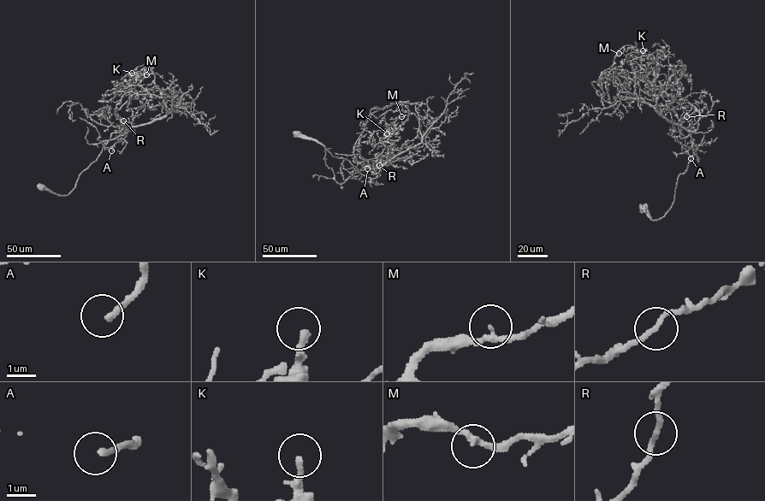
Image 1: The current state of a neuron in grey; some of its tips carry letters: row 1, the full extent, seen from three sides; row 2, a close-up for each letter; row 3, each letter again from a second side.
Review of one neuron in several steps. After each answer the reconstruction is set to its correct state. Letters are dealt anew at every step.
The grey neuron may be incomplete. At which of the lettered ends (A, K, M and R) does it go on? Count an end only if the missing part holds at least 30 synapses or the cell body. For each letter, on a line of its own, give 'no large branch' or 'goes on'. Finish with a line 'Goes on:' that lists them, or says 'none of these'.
A: goes on
K: no large branch
M: no large branch
R: no large branch
Goes on: A

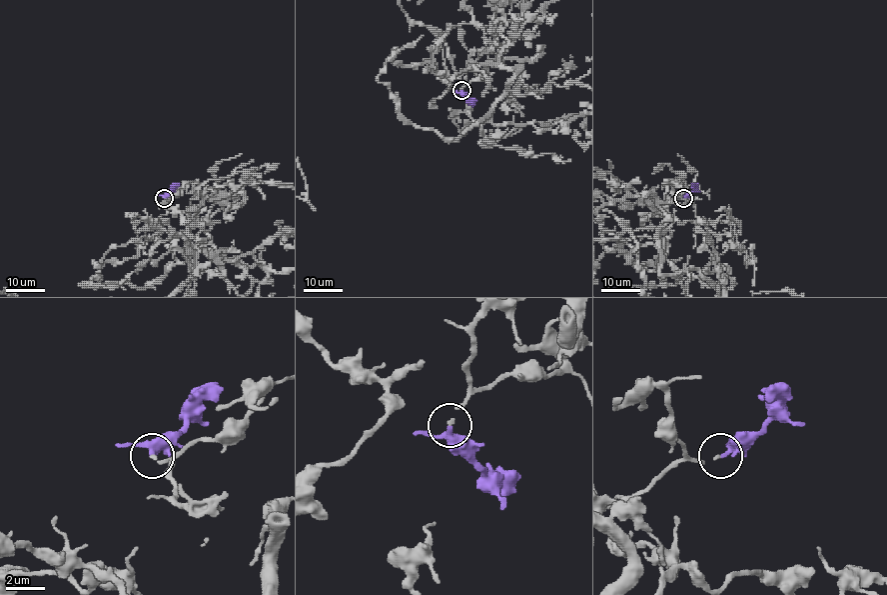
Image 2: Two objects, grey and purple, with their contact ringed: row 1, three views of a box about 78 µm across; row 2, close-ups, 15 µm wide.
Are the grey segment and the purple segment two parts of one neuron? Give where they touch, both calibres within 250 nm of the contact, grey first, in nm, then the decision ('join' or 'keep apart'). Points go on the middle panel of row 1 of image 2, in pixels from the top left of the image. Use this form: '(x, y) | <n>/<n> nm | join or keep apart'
(461, 90) | 120/260 nm | join

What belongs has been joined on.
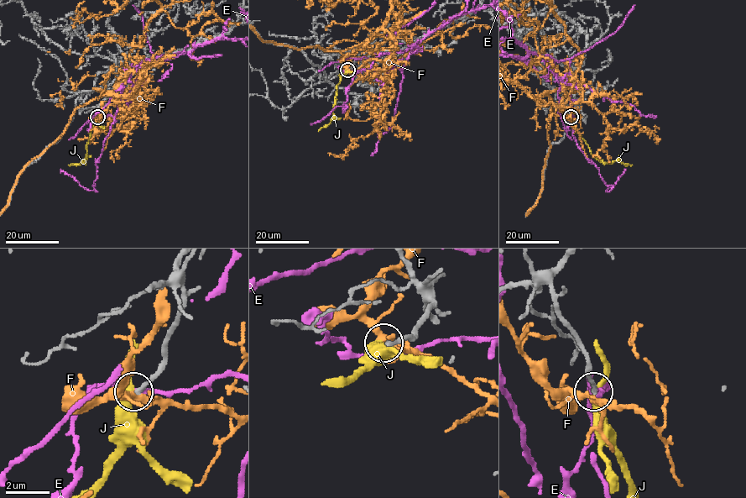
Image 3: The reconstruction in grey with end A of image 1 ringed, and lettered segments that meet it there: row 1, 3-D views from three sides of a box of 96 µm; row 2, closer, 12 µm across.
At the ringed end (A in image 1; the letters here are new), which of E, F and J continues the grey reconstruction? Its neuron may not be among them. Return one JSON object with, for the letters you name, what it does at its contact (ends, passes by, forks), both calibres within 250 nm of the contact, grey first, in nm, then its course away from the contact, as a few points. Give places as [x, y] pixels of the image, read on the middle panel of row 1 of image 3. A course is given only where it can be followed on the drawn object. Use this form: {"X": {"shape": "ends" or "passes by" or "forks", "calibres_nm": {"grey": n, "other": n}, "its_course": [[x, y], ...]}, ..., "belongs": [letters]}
{"belongs": []}

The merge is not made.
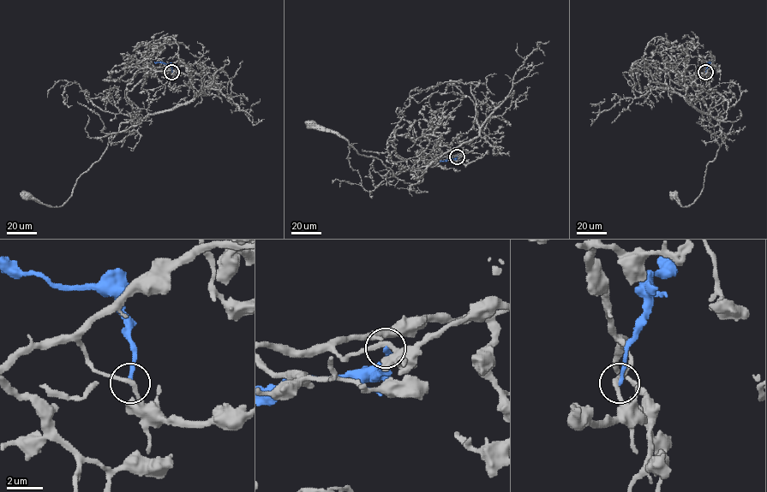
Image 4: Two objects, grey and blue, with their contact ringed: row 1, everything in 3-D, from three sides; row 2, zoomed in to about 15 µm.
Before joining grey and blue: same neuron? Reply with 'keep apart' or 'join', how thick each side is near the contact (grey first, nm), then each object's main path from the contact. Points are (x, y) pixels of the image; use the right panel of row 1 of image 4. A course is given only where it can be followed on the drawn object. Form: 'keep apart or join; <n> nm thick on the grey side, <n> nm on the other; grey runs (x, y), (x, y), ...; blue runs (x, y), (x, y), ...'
keep apart; 260 nm thick on the grey side, 220 nm on the other; grey runs (705, 72), (700, 76), (728, 103), (724, 121), (733, 124), (707, 164), (696, 199), (681, 206), (674, 196); blue runs (705, 72), (708, 63), (711, 62)

